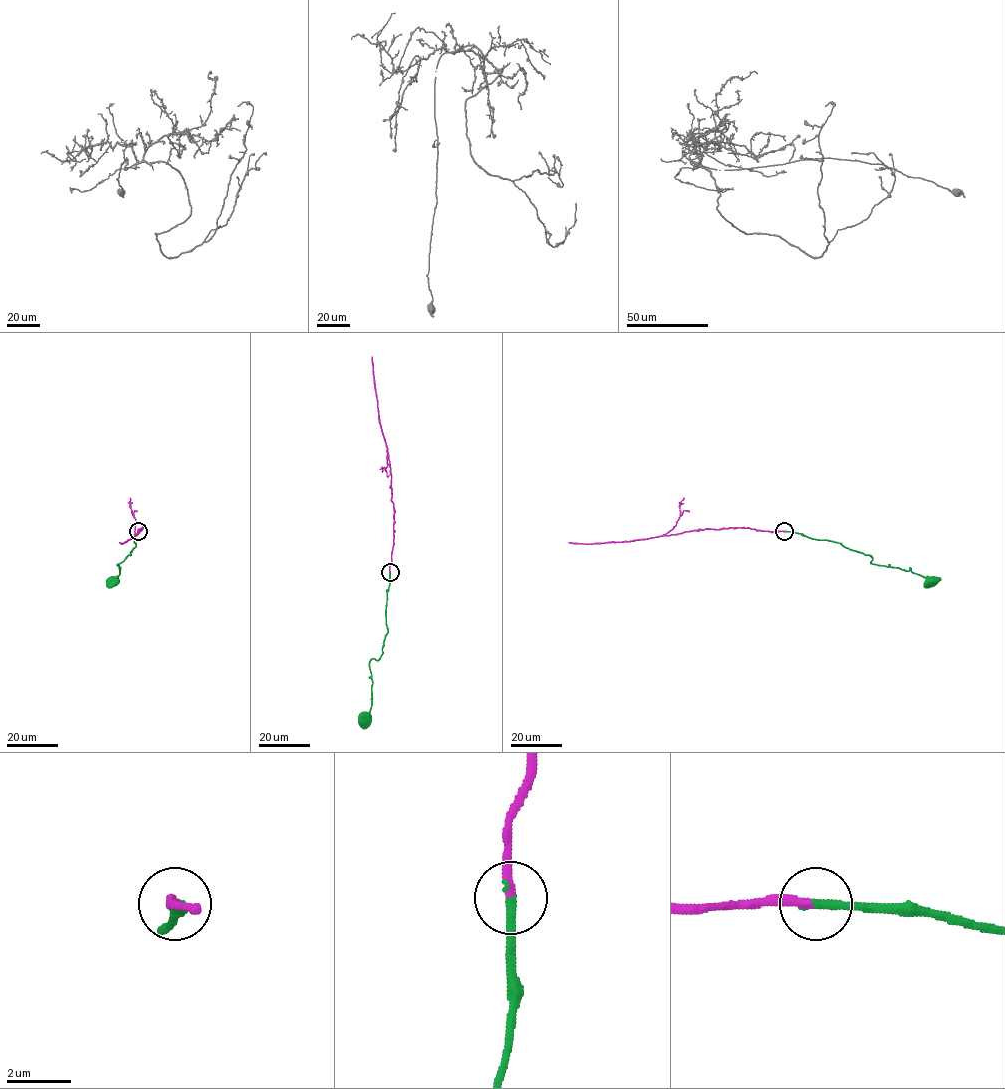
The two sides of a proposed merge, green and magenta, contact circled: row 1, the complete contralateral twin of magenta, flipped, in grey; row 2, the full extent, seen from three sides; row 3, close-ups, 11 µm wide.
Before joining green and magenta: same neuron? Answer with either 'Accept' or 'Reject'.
Accept

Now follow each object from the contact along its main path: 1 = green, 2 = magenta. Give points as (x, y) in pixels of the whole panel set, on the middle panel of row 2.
1: (389, 572), (386, 607), (387, 631), (380, 658), (369, 661), (372, 699), (365, 720)
2: (389, 572), (394, 510), (371, 356)

